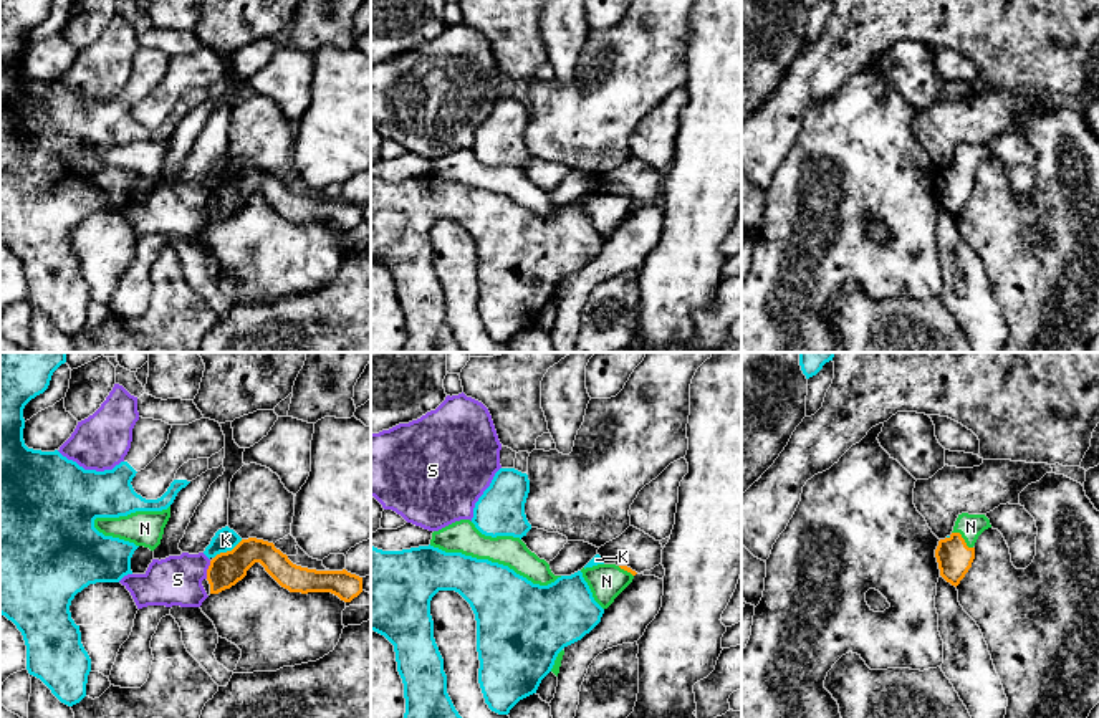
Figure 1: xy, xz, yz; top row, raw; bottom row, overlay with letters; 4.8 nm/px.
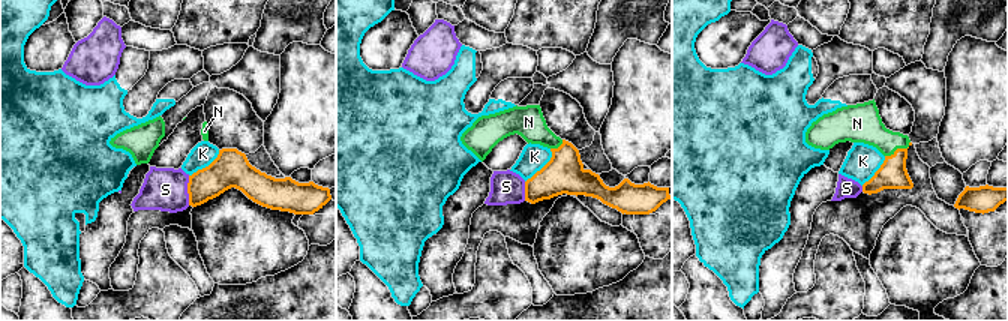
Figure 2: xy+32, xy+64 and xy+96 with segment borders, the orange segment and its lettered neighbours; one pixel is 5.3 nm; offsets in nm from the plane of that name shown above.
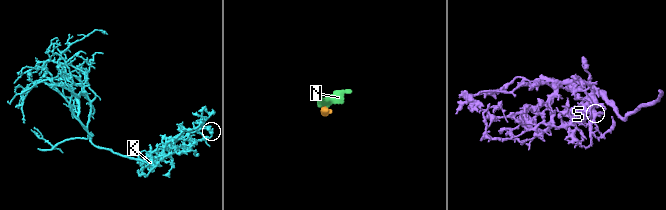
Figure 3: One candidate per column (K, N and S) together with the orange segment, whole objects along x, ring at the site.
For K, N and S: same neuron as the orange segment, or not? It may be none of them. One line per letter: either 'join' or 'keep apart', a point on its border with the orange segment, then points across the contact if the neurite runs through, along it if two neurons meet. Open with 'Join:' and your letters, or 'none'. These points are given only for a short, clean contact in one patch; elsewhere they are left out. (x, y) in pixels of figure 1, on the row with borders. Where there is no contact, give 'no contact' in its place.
Join: N
K: keep apart | xy (227, 551) | along xy (242, 540), (214, 558)
N: join | yz (962, 538) | across yz (954, 556), (962, 538), (970, 526)
S: keep apart | xy (207, 569)

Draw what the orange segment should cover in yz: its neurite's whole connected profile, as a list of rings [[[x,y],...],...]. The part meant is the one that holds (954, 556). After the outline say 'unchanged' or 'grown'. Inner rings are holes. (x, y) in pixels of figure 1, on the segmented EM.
[[[958,515],[953,531],[940,539],[935,549],[940,576],[952,586],[958,586],[975,559],[975,543],[978,536],[991,528],[985,515]]] | grown

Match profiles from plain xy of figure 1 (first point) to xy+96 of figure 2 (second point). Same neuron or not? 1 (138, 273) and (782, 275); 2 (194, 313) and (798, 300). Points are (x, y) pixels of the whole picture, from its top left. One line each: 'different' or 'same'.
1: different
2: same

